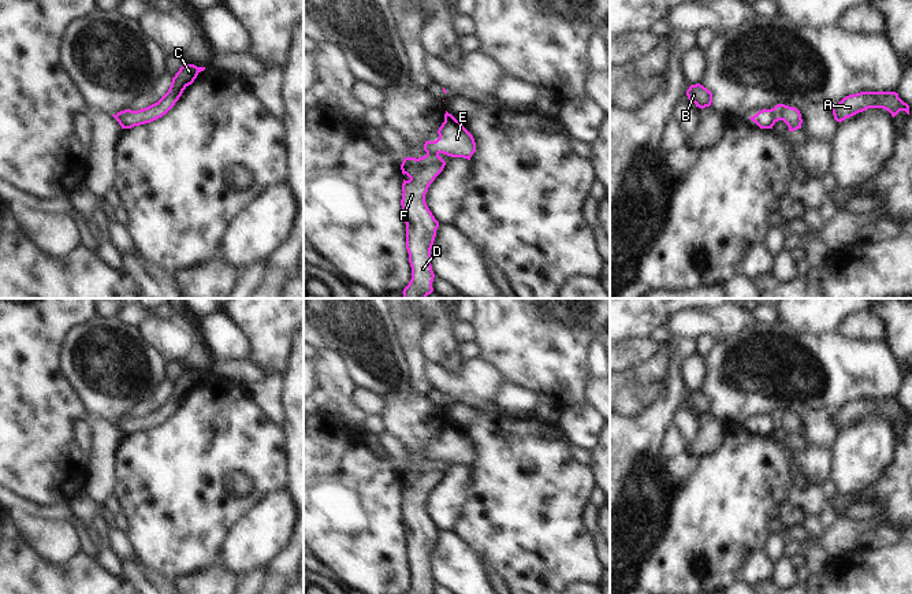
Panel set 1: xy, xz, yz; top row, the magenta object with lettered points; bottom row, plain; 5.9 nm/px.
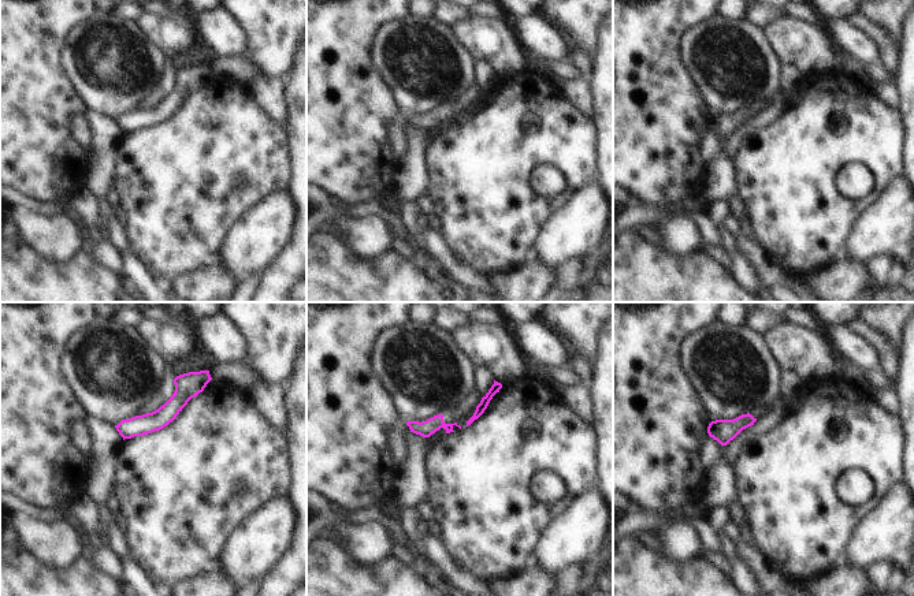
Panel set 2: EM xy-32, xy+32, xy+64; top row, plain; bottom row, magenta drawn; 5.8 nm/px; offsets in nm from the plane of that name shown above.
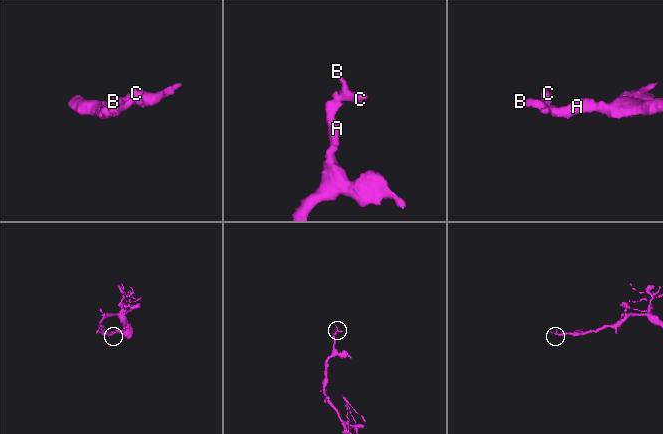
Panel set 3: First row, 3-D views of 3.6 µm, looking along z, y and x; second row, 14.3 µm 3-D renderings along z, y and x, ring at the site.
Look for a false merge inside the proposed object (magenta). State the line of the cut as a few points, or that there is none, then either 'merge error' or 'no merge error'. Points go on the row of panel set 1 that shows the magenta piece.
cut yz (769, 110), (769, 114), (775, 121); merge error

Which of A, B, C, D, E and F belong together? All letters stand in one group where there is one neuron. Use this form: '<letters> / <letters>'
A D F / B C E

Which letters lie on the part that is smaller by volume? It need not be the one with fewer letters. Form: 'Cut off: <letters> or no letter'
Cut off: B, C, E

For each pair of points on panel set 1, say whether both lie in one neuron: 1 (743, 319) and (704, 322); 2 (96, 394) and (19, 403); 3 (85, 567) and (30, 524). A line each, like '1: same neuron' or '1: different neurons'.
1: same neuron
2: different neurons
3: different neurons

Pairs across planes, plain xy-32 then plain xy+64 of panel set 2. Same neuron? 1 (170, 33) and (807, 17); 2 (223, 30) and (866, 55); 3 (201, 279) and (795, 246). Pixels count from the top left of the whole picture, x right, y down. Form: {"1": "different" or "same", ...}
{"1": "different", "2": "same", "3": "different"}

